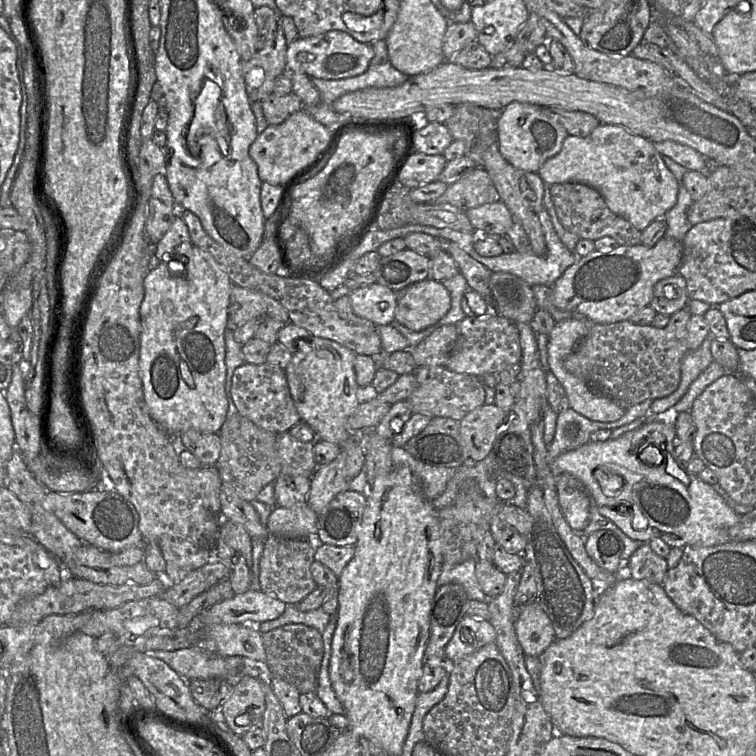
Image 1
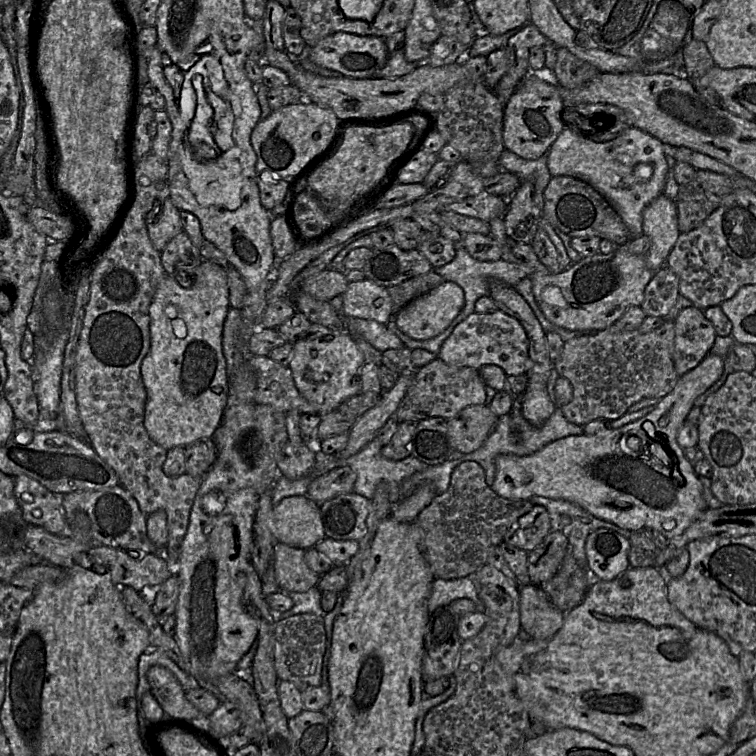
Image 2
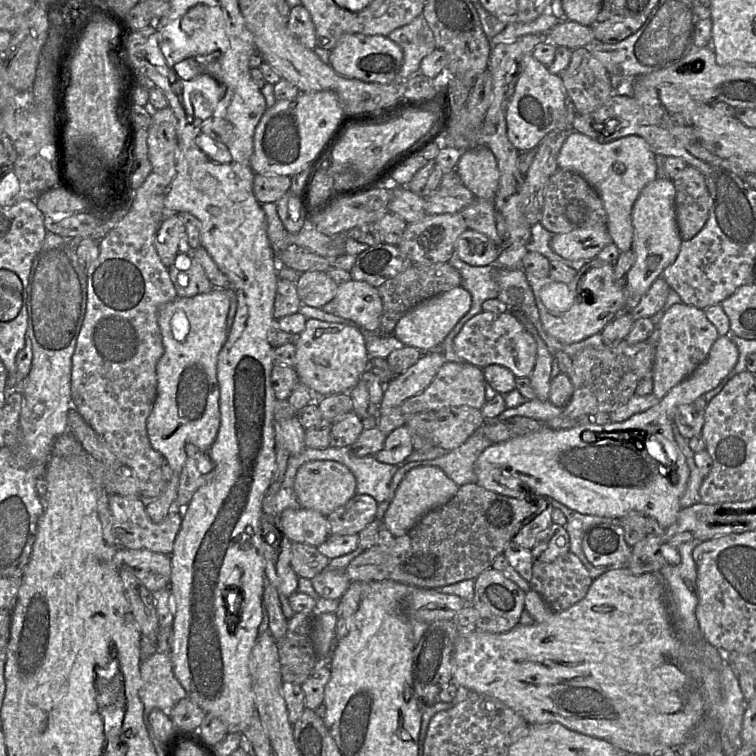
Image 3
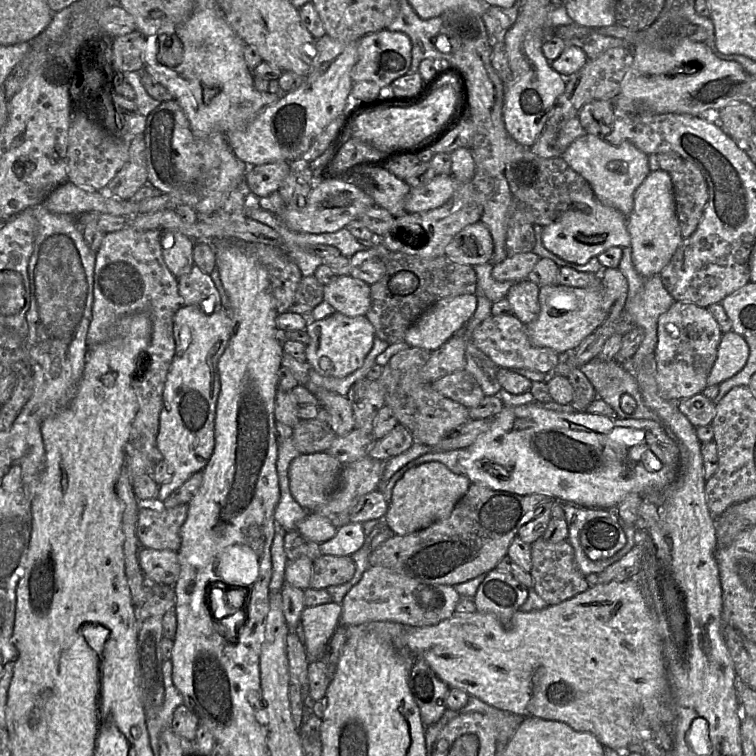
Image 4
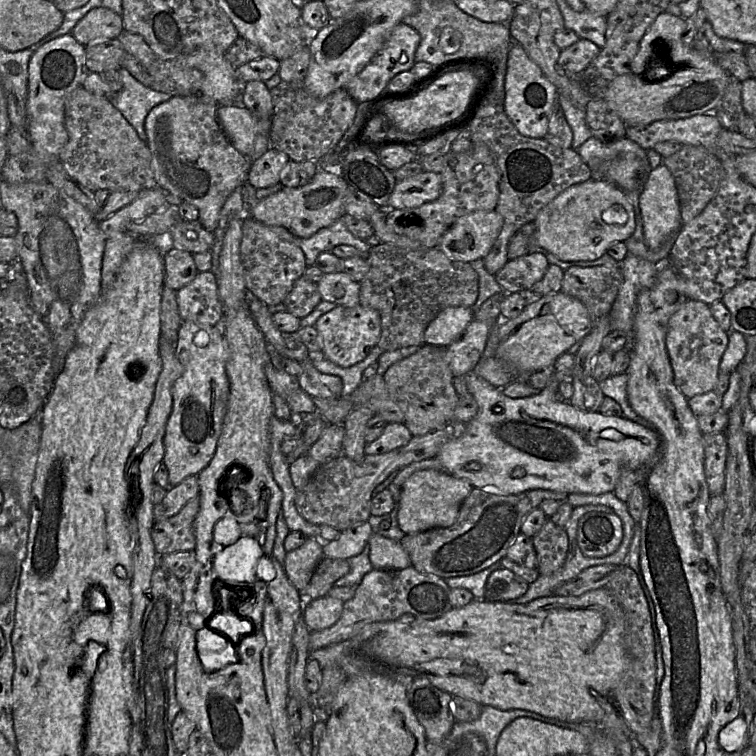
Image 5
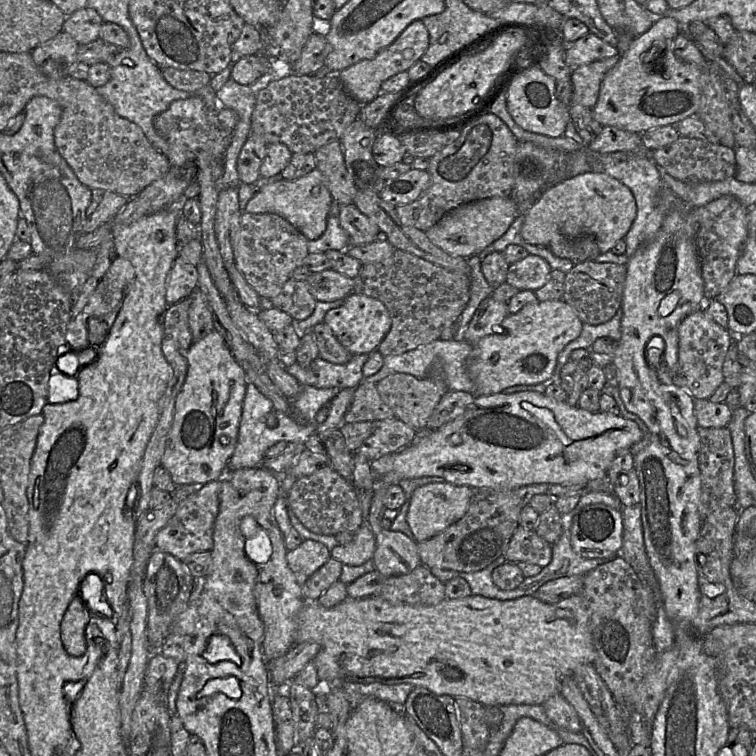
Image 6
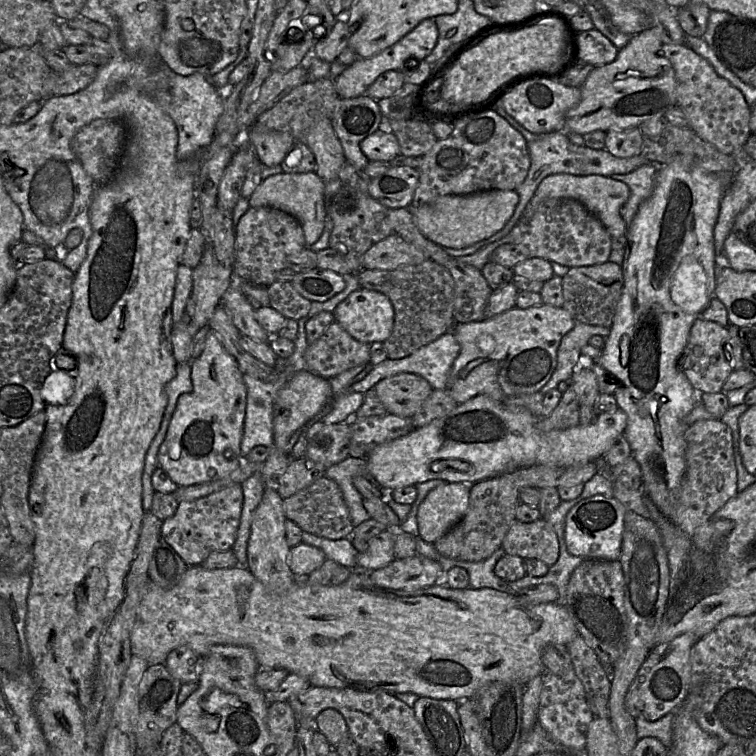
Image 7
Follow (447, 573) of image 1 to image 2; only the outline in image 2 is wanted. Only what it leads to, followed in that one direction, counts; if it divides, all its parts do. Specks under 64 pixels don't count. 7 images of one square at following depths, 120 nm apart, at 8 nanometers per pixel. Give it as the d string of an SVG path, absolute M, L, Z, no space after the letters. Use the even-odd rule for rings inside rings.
M476 573L466 577L444 580L435 579L428 599L429 616L438 607L448 606L453 600L468 598L476 605L476 611L484 612L484 605L478 595Z

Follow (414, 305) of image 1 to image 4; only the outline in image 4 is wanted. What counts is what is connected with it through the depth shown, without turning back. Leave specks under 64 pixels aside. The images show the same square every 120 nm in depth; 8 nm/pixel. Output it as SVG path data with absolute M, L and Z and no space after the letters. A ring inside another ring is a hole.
M470 294L439 300L407 329L403 341L410 347L435 351L463 329L476 307L476 296Z

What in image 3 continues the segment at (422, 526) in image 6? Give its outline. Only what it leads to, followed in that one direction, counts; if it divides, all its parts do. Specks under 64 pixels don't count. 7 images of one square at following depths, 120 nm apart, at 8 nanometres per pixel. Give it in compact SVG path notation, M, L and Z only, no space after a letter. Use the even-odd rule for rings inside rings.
M419 466L411 469L399 483L395 495L384 515L383 526L394 536L409 532L429 511L450 501L459 486L438 467Z

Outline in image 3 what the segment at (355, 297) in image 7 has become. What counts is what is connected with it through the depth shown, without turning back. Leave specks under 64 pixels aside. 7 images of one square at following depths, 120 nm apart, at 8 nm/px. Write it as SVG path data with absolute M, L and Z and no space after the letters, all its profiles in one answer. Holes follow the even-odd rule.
M309 318L306 320L304 330L299 334L295 347L294 369L299 382L305 384L316 397L348 393L369 367L364 332L353 324Z

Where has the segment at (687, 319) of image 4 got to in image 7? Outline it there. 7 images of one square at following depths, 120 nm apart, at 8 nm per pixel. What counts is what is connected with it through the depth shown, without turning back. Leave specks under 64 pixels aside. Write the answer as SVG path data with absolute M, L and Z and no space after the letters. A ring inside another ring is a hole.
M702 317L696 319L691 327L687 344L678 360L679 368L684 372L692 387L703 393L718 393L733 371L729 356L726 354L728 327Z

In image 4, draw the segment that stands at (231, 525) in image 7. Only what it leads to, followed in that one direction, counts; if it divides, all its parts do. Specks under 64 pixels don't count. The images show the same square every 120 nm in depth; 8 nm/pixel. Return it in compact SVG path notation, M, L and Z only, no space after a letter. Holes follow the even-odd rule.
M141 504L137 537L142 547L154 550L180 549L180 529L186 520L188 504L166 509L161 505Z

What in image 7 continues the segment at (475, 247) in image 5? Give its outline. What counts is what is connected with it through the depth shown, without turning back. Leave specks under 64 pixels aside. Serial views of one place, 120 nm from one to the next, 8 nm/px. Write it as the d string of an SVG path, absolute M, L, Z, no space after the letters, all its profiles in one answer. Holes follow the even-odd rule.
M488 190L467 195L446 195L421 206L409 206L418 230L434 243L448 248L466 248L501 230L519 202L515 190Z

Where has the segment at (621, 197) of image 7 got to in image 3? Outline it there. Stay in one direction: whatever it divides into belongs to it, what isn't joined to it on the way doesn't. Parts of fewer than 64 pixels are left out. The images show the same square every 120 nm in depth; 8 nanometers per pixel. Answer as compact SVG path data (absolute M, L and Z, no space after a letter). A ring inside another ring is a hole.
M606 226L576 229L568 233L553 234L550 246L564 259L592 260L613 240Z

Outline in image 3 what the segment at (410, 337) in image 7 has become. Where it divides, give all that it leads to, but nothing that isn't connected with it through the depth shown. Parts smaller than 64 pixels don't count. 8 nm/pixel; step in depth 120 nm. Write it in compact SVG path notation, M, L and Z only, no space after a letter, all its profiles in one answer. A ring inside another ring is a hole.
M448 262L435 264L412 263L402 273L387 280L377 288L383 307L378 333L393 334L399 319L414 306L424 300L460 286L460 273Z

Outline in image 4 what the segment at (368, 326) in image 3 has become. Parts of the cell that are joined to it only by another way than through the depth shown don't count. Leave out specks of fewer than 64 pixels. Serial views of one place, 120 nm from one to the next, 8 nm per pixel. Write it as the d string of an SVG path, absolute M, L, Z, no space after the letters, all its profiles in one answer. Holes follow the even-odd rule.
M350 275L339 276L323 287L323 298L336 312L348 317L366 316L371 305L370 285Z

